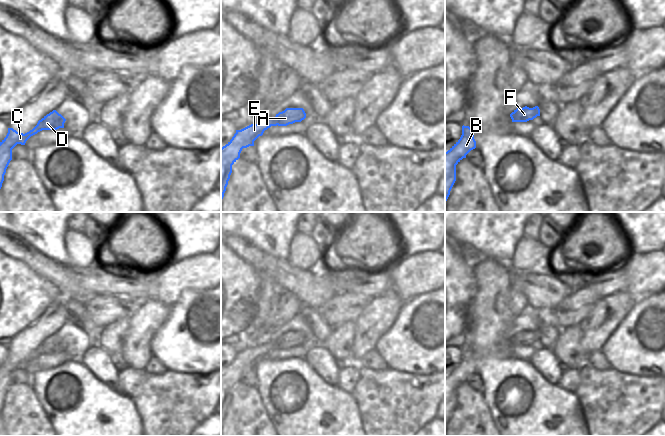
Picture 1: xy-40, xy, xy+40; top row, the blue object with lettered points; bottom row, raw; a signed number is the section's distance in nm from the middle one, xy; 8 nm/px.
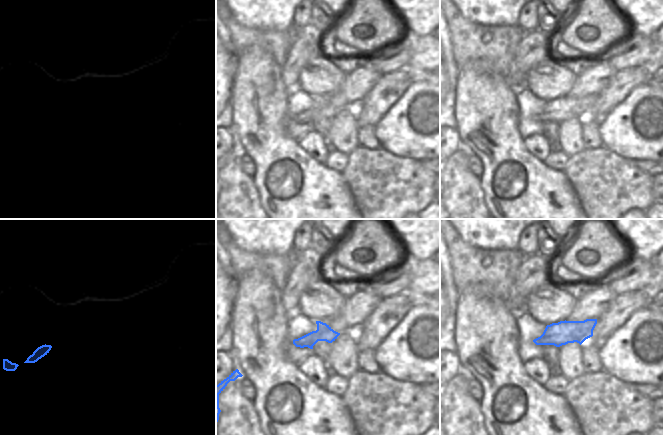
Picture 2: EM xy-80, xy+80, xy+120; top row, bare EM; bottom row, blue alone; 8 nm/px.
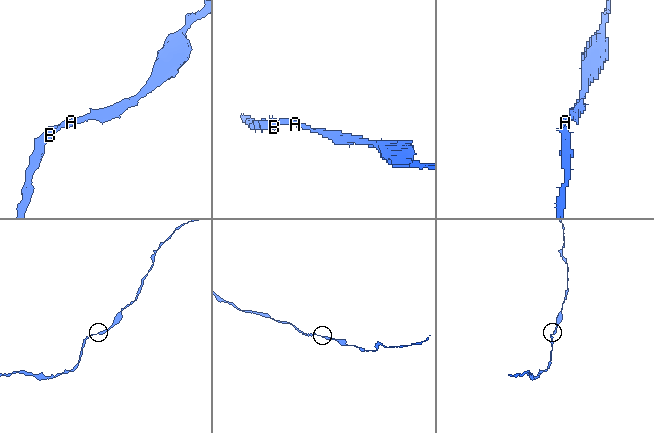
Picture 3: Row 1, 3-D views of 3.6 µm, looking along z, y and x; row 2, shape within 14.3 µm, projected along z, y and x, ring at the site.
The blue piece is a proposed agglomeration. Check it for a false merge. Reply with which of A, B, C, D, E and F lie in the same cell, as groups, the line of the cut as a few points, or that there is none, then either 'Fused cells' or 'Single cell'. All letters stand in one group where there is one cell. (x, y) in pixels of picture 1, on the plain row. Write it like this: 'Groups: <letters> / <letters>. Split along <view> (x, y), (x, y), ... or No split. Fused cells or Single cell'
Groups: A B C D E F. No split. Single cell

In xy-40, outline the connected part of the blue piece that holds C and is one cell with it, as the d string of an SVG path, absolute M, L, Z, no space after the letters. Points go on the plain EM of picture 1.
M53 334L39 344L37 349L25 358L17 356L13 352L8 352L6 361L0 366L0 413L4 405L6 393L12 384L12 373L17 368L25 369L26 365L31 360L42 354L57 354L59 352L64 352L65 345L66 343L61 338L56 334Z

